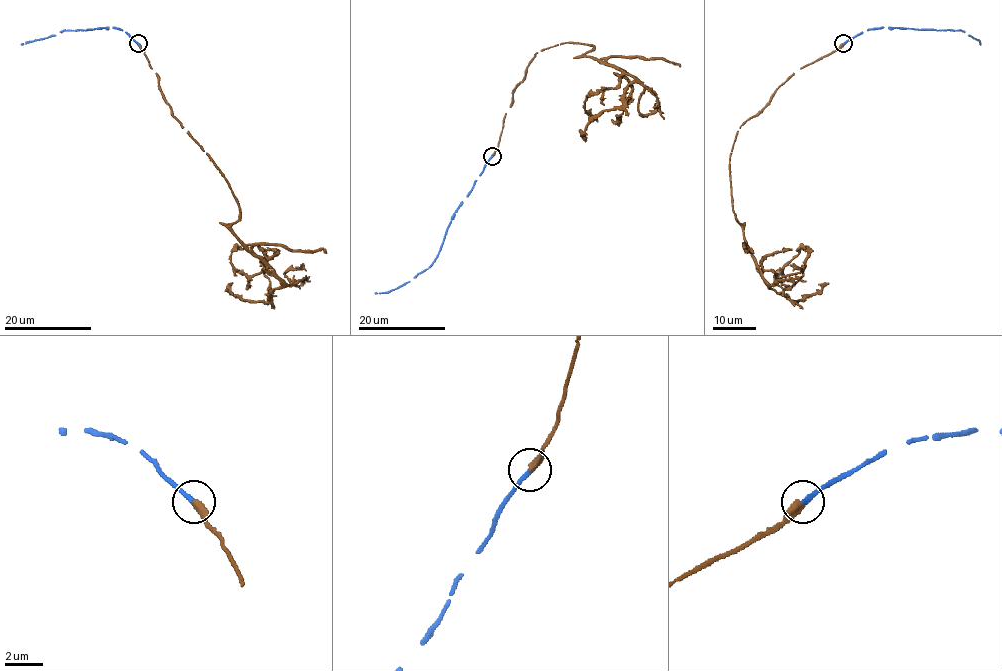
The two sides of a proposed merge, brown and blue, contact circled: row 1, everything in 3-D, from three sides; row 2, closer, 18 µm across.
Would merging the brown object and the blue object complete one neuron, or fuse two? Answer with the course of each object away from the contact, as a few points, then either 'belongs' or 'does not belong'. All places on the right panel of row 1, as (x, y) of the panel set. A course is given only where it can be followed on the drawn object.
brown via (843, 44), (793, 73), (771, 100), (742, 124), (730, 154), (734, 217), (766, 284), (794, 302), (829, 284) | blue via (843, 44), (867, 30), (883, 26), (963, 31), (981, 45) | belongs

